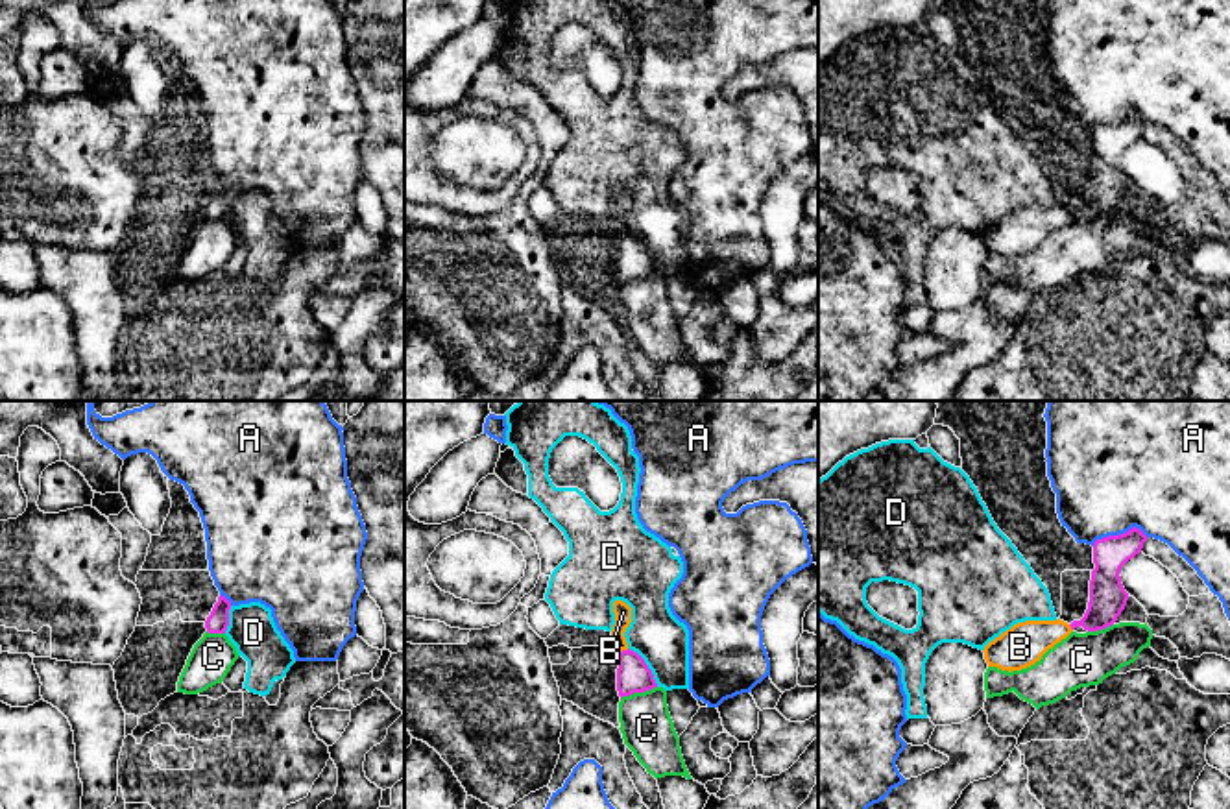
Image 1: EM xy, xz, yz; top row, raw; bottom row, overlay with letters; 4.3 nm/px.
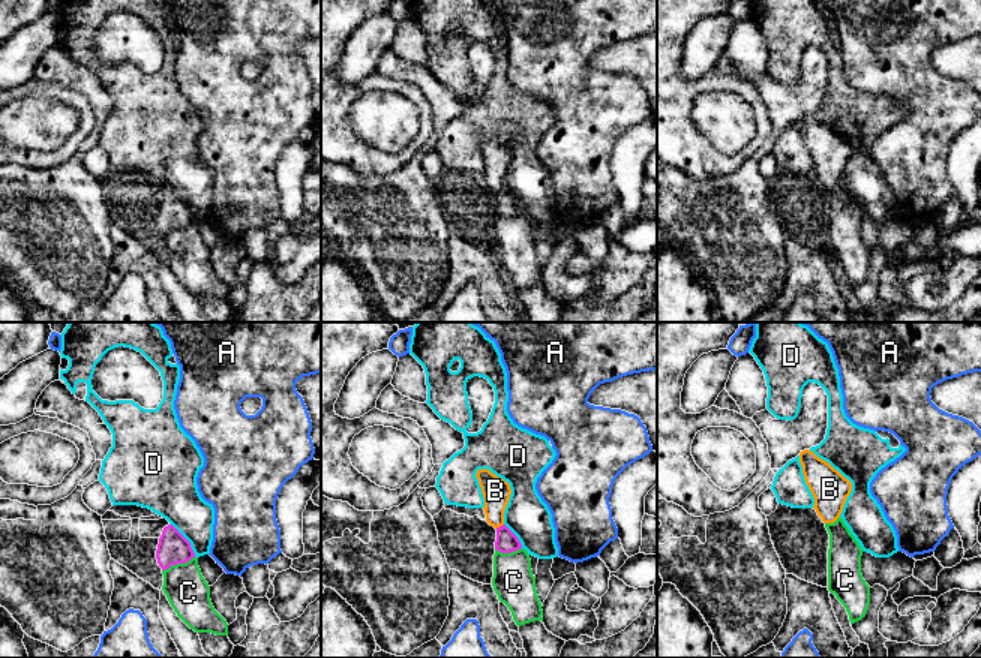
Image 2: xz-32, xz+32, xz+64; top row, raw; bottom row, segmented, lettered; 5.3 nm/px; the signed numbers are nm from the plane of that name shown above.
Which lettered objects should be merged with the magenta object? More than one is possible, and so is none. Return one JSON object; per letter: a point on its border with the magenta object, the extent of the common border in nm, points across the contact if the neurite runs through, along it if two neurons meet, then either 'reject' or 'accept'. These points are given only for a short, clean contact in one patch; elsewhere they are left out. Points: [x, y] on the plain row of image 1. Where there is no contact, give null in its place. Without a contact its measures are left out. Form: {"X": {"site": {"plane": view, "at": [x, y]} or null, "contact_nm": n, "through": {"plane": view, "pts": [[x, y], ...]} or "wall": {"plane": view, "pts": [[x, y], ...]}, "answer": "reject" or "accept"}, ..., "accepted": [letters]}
{"A": {"site": {"plane": "yz", "at": [1120, 120]}, "contact_nm": 260, "answer": "reject"}, "B": {"site": {"plane": "xz", "at": [625, 237]}, "contact_nm": 40, "through": {"plane": "xz", "pts": [[632, 263], [632, 252], [625, 237], [619, 228], [623, 198]]}, "answer": "accept"}, "C": {"site": {"plane": "xz", "at": [638, 277]}, "contact_nm": 170, "wall": {"plane": "xz", "pts": [[656, 272], [621, 285]]}, "answer": "reject"}, "D": {"site": {"plane": "xz", "at": [647, 252]}, "contact_nm": 220, "wall": {"plane": "xz", "pts": [[628, 233], [643, 246], [658, 272]]}, "answer": "reject"}, "accepted": ["B"]}

